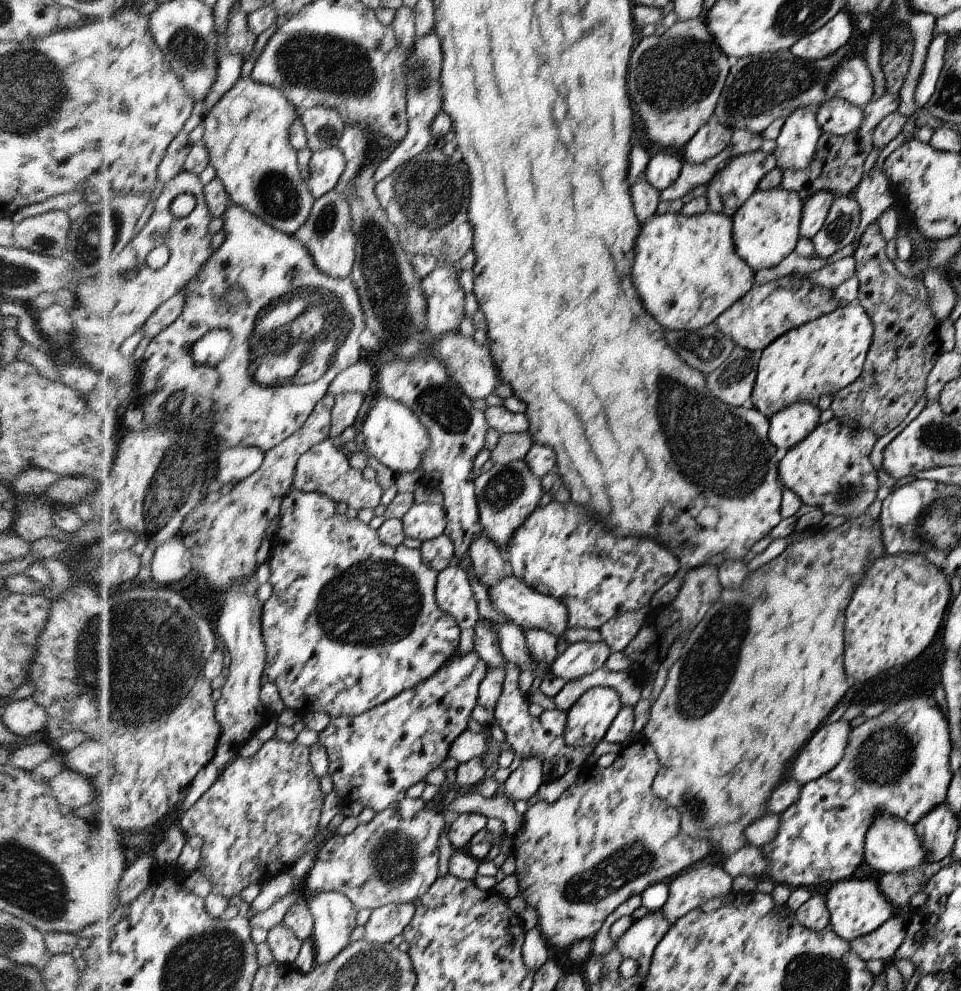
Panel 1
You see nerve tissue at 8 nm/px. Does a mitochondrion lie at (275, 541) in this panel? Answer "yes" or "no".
no

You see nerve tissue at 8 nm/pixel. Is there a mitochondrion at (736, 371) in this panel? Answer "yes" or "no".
yes

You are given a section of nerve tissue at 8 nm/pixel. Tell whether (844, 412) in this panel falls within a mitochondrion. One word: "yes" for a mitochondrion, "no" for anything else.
no

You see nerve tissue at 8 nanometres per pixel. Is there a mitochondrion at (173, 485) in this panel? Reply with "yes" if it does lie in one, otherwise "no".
yes

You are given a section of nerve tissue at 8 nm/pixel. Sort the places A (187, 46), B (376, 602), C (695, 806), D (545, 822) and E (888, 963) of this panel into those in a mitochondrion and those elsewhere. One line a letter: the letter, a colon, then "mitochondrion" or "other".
A: mitochondrion
B: mitochondrion
C: mitochondrion
D: other
E: other

